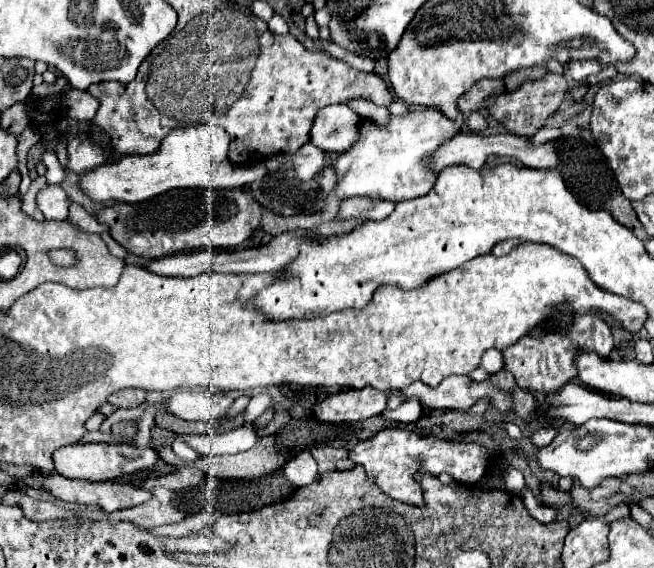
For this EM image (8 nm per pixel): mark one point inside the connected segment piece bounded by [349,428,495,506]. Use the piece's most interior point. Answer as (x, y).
(391, 458)

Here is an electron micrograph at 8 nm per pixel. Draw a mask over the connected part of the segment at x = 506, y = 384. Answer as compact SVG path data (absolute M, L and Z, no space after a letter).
M501 370L501 372L493 374L489 380L491 380L493 384L499 384L501 388L513 388L513 384L515 384L513 374L511 374L511 372L507 372L507 370Z

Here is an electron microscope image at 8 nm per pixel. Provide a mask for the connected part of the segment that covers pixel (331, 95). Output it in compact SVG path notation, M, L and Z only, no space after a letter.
M255 16L255 28L259 28L259 44L255 44L255 64L247 72L247 84L243 84L243 96L219 116L217 124L231 132L231 160L243 160L245 164L259 162L273 154L293 154L311 138L311 126L321 108L327 104L347 104L353 98L371 100L377 106L389 108L395 100L389 86L379 74L365 74L351 68L347 62L333 58L327 52L307 50L295 36L275 36L269 32L267 22Z

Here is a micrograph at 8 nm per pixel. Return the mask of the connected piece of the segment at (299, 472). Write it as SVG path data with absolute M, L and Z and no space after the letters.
M303 450L299 454L295 454L285 466L283 466L283 474L287 478L287 482L295 484L295 486L307 486L313 482L313 478L317 476L317 462L315 458L309 454L309 450Z

